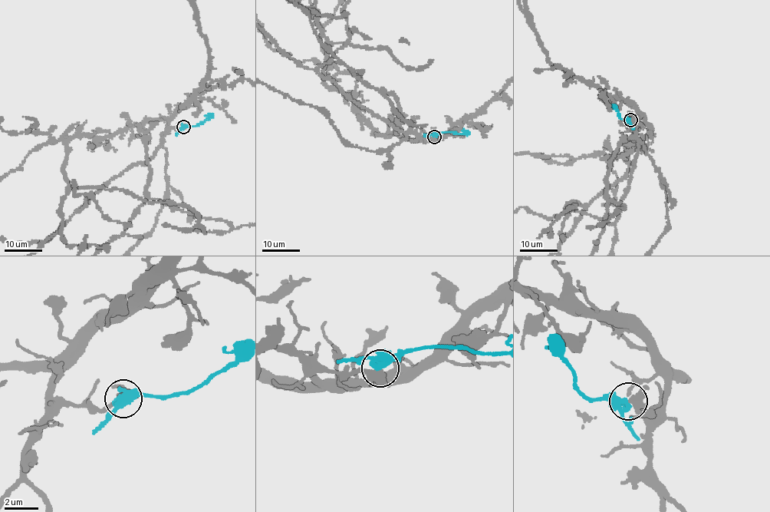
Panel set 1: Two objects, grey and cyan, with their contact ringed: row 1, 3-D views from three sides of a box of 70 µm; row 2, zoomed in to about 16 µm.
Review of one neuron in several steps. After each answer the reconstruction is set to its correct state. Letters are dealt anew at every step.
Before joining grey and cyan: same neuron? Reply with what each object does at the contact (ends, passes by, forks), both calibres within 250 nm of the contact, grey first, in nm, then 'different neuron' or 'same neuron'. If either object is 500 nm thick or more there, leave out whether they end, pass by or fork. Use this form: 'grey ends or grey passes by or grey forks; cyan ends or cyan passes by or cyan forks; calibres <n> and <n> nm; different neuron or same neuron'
grey passes by; cyan forks; calibres 420 and 360 nm; different neuron

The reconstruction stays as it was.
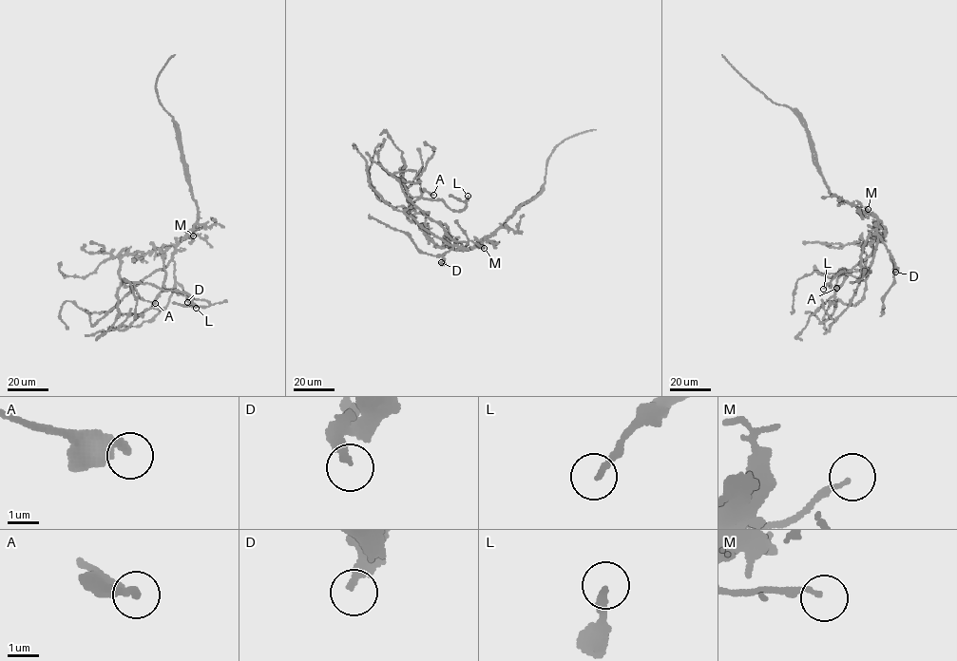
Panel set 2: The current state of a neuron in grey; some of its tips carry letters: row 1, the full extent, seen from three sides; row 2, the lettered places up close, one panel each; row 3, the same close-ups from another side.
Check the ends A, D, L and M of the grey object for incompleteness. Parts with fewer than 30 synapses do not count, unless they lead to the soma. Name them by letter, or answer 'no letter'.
no letter

